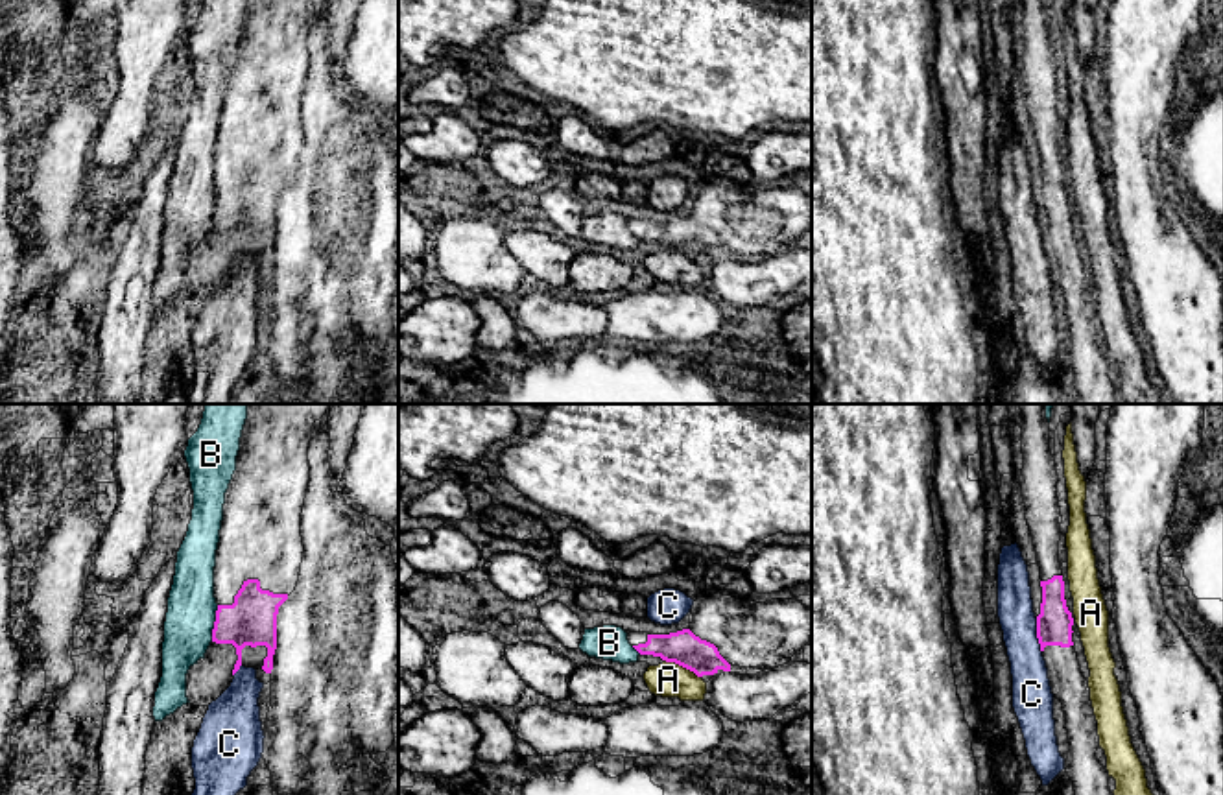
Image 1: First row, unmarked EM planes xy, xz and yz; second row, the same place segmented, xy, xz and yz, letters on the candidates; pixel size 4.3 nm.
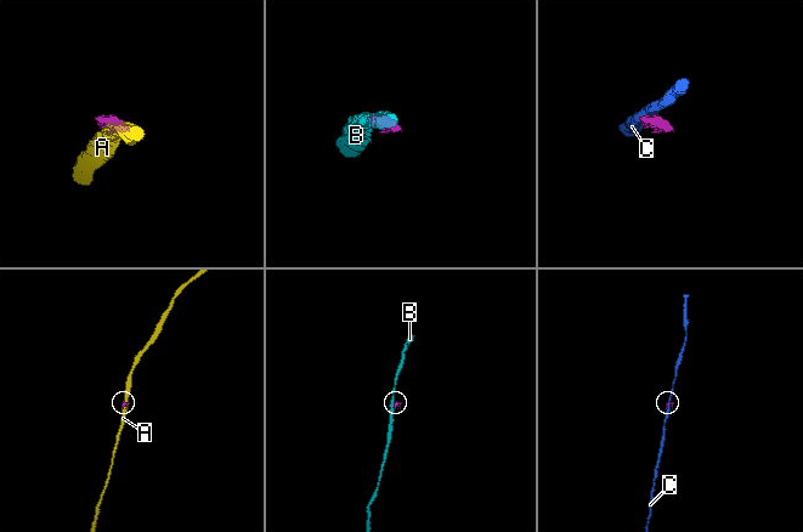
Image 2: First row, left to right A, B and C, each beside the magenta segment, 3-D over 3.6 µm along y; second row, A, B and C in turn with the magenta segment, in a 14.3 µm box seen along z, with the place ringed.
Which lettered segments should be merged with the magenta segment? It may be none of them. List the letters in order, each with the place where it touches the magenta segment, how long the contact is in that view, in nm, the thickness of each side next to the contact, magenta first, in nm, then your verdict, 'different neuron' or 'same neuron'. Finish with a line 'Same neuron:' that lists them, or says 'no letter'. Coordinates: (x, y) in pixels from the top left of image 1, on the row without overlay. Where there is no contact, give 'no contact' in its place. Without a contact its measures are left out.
A: xz (683, 253) | 180 nm | 150/160 nm | different neuron
B: xy (214, 211) | 160 nm | 220/220 nm | different neuron
C: yz (1037, 222) | 150 nm | 160/170 nm | different neuron
Same neuron: no letter

